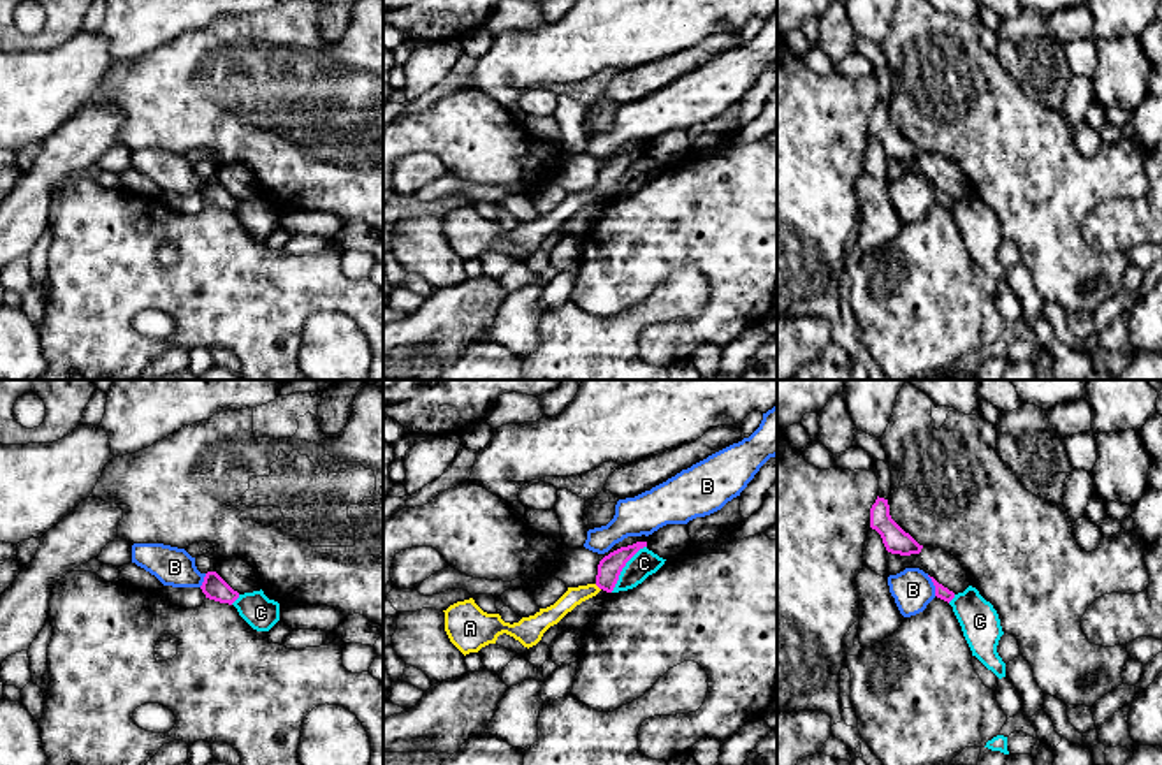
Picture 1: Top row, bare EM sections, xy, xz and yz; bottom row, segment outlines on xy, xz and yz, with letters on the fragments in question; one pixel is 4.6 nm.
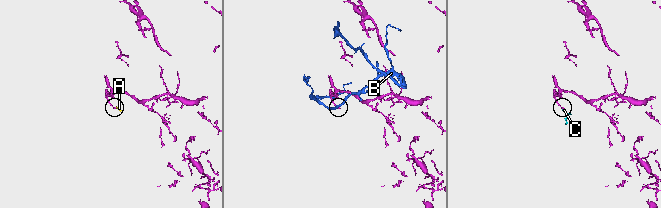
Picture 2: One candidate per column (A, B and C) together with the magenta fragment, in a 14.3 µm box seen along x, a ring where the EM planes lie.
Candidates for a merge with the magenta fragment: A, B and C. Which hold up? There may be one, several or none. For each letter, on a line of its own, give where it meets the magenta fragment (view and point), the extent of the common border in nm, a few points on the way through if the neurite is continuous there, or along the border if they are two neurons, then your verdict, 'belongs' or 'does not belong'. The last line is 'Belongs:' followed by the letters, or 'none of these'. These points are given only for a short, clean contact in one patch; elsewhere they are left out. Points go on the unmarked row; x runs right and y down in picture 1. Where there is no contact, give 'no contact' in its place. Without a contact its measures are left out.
A: xz (598, 192) | 40 nm | across xz (610, 173), (607, 183), (598, 192), (573, 203) | belongs
B: yz (934, 190) | 100 nm | along yz (927, 182), (936, 201) | does not belong
C: xz (623, 173) | 280 nm | along xz (646, 152), (626, 169), (610, 197) | does not belong
Belongs: A

